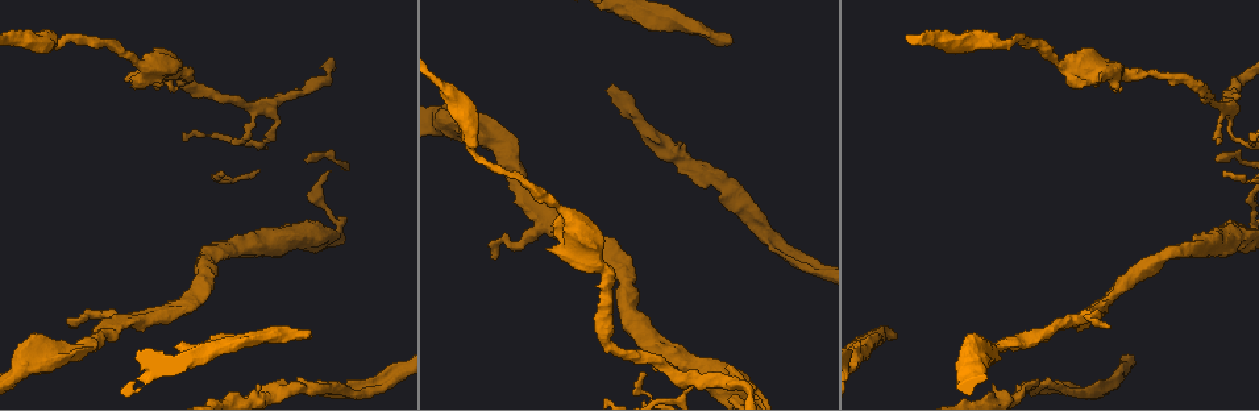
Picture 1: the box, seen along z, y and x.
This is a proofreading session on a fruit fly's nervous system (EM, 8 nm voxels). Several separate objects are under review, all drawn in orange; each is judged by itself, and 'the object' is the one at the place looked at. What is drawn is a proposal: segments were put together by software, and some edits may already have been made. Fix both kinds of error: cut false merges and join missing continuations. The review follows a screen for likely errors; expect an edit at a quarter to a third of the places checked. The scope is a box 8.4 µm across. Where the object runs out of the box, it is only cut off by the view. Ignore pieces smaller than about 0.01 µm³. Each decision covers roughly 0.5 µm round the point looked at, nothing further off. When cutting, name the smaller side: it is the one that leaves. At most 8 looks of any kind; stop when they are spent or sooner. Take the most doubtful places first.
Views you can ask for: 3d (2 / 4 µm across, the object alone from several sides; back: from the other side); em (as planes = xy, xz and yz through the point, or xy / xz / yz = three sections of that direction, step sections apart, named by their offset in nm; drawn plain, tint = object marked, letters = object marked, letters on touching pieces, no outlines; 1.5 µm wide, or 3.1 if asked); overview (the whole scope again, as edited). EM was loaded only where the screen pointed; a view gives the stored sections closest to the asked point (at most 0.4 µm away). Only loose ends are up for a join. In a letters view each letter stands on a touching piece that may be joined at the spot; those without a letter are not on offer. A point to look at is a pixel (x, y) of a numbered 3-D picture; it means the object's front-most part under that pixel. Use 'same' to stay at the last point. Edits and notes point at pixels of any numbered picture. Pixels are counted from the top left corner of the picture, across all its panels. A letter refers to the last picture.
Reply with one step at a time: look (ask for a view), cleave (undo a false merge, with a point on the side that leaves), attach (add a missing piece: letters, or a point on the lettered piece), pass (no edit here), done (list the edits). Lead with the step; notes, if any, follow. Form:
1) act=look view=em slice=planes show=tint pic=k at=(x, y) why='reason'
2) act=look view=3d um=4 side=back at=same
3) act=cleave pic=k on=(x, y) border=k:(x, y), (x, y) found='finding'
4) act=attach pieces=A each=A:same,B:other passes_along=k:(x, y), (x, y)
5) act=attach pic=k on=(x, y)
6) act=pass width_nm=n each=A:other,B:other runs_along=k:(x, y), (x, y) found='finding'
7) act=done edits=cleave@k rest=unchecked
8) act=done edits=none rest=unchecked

act=look view=3d um=4 pic=1 at=(1217, 139)

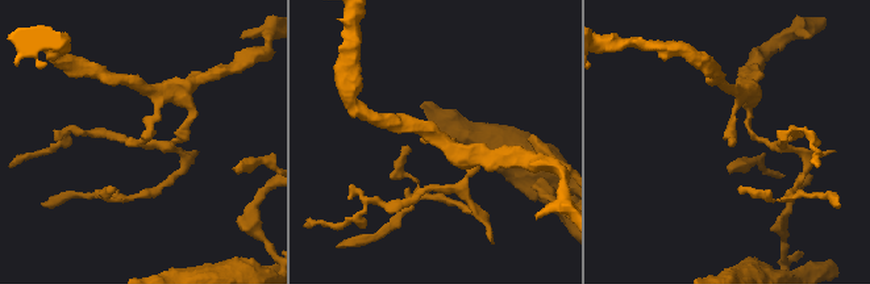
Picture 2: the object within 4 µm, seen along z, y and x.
act=look view=em slice=planes show=tint pic=2 at=(730, 139)

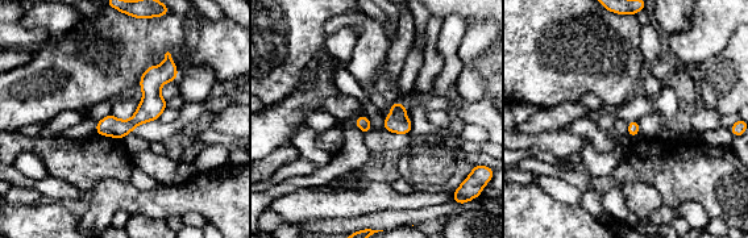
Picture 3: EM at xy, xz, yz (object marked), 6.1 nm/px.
act=look view=em slice=planes show=letters at=same

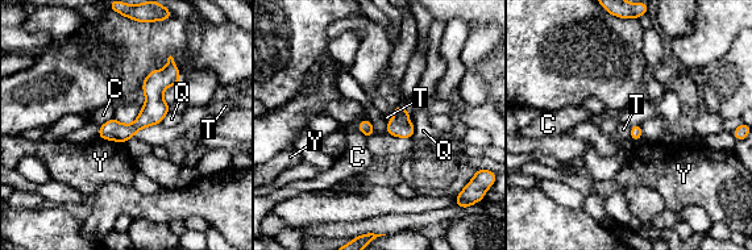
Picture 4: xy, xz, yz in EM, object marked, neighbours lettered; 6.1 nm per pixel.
act=pass each=C:other,Q:other,T:other,Y:other border=4:(161, 123), (144, 126), (133, 137) found='none of them fits'

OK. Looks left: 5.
act=look view=em slice=xz step=4 show=tint pic=1 at=(988, 353) why='calibre changes'

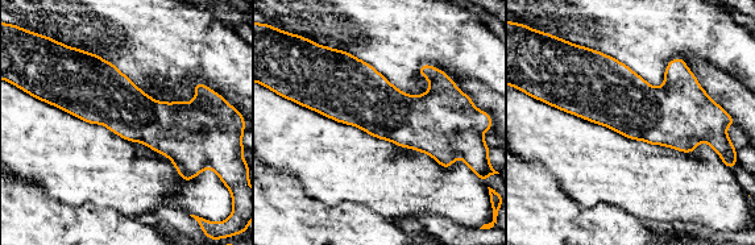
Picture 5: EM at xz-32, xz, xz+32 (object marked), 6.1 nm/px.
act=look view=em slice=planes show=letters at=same

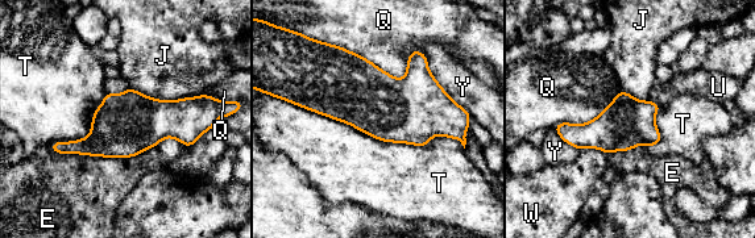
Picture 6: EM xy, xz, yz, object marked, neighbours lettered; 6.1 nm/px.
act=pass width_nm=380 each=E:other,J:other,Q:other,T:other,U:other,W:other,Y:other border=6:(268, 94), (384, 141), (446, 137) found='continuous, no second cell'

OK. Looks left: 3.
act=look view=em slice=planes show=letters pic=1 at=(22, 42) why='sudden change in width'

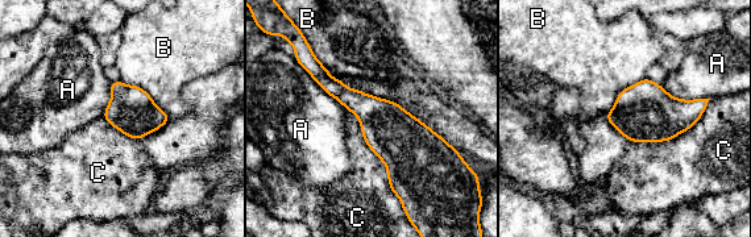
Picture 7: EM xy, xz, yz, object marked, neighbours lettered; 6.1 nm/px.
act=pass width_nm=280 each=A:other,B:other,C:other border=7:(345, 107), (405, 210) found='continuous, no second cell'

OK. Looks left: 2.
act=done edits=none rest=unchecked

